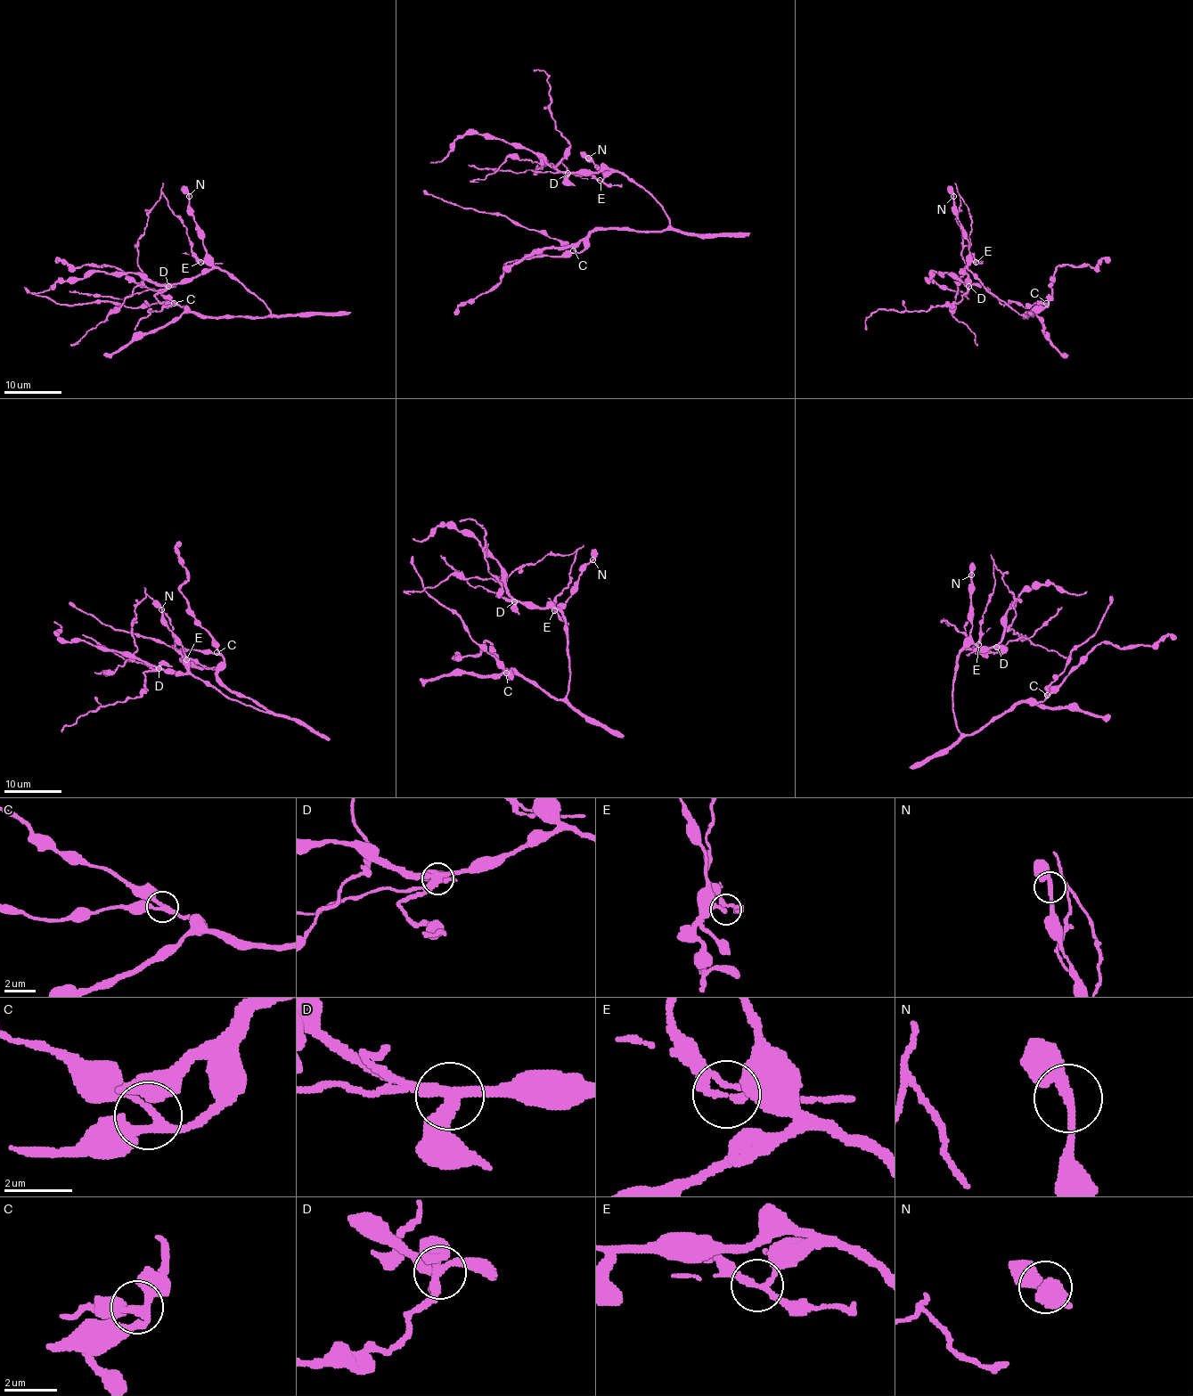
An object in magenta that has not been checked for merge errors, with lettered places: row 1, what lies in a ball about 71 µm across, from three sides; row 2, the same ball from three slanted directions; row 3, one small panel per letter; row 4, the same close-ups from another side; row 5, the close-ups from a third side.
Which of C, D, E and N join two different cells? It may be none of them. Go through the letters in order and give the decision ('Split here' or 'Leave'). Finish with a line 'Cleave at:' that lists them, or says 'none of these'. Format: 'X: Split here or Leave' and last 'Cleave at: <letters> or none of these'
C: Leave
D: Split here
E: Split here
N: Leave
Cleave at: D, E

